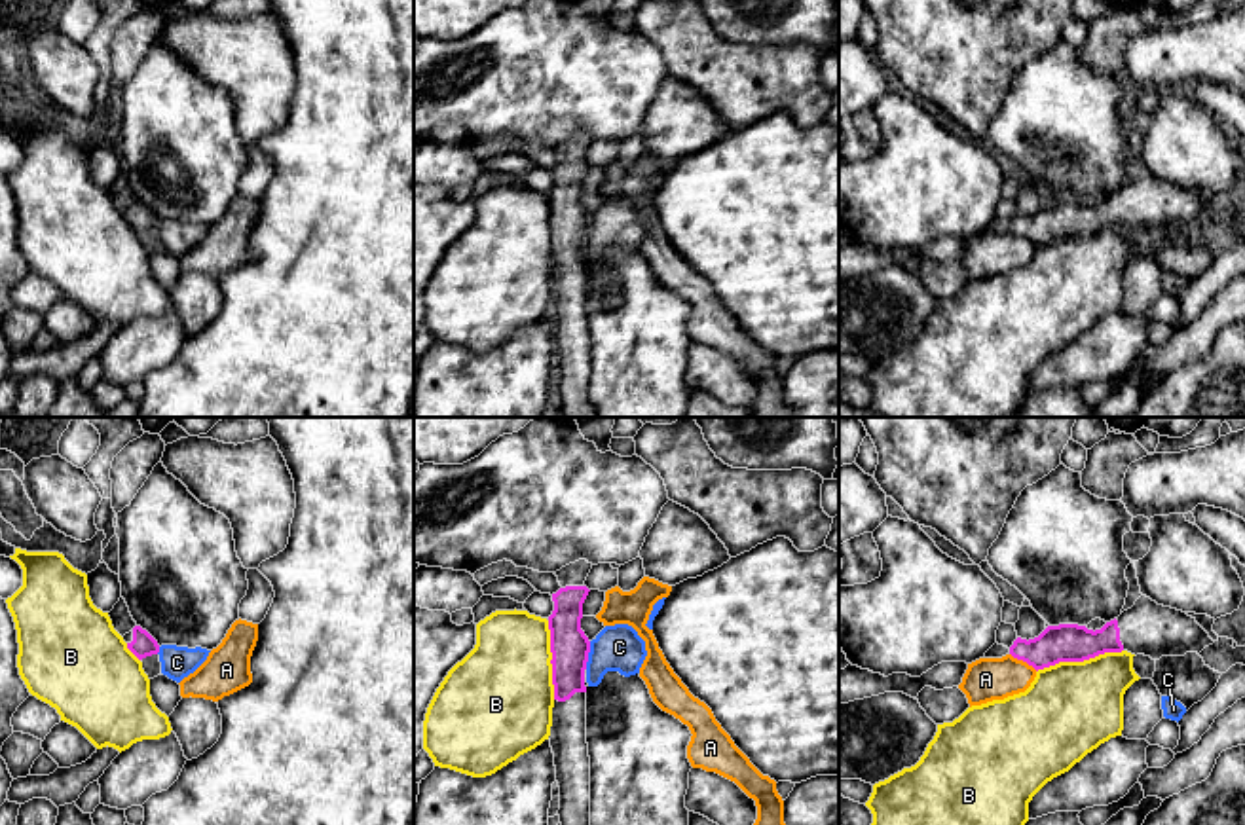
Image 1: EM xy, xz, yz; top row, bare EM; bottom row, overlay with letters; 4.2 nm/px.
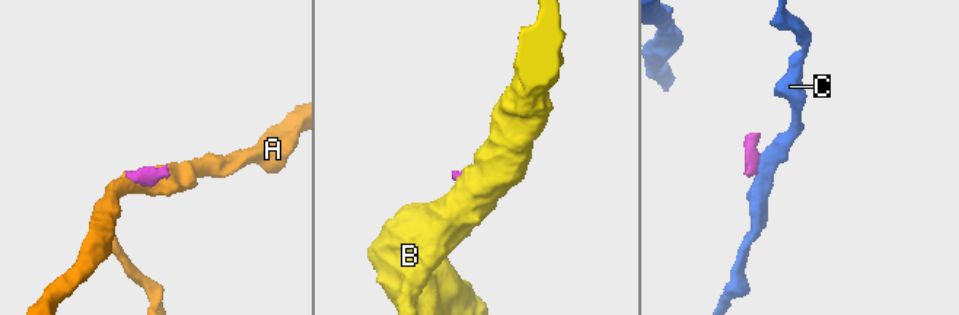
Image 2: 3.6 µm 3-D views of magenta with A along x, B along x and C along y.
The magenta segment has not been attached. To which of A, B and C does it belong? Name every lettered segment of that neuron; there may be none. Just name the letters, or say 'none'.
none

